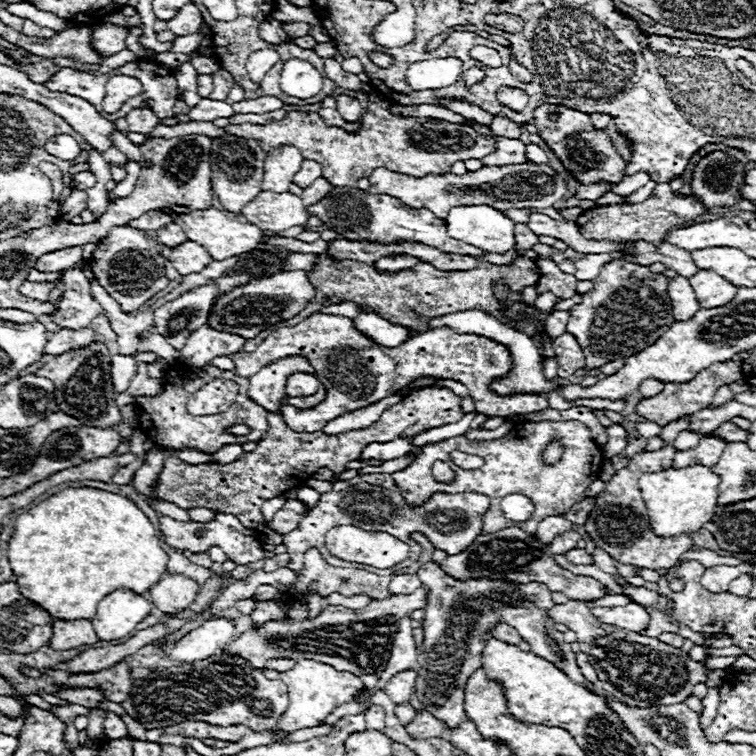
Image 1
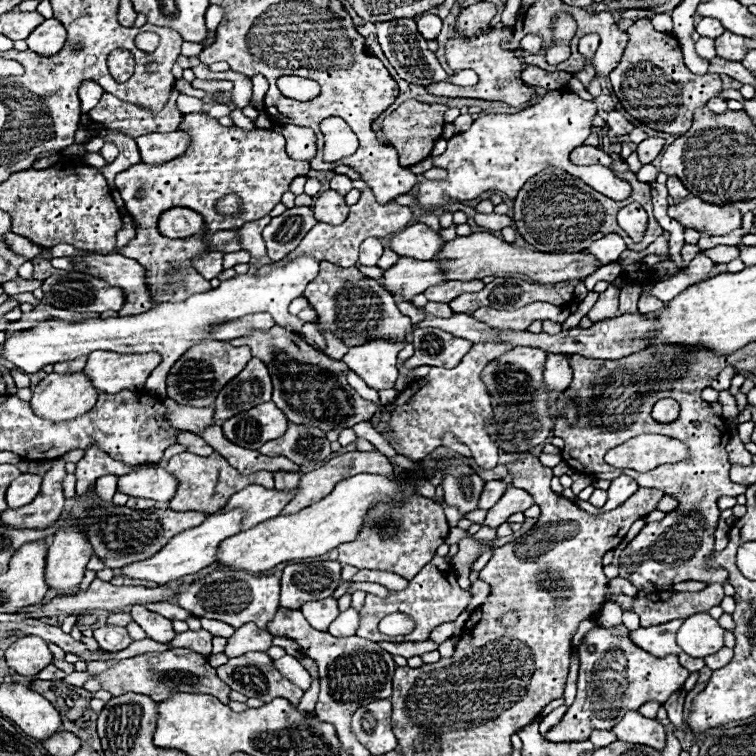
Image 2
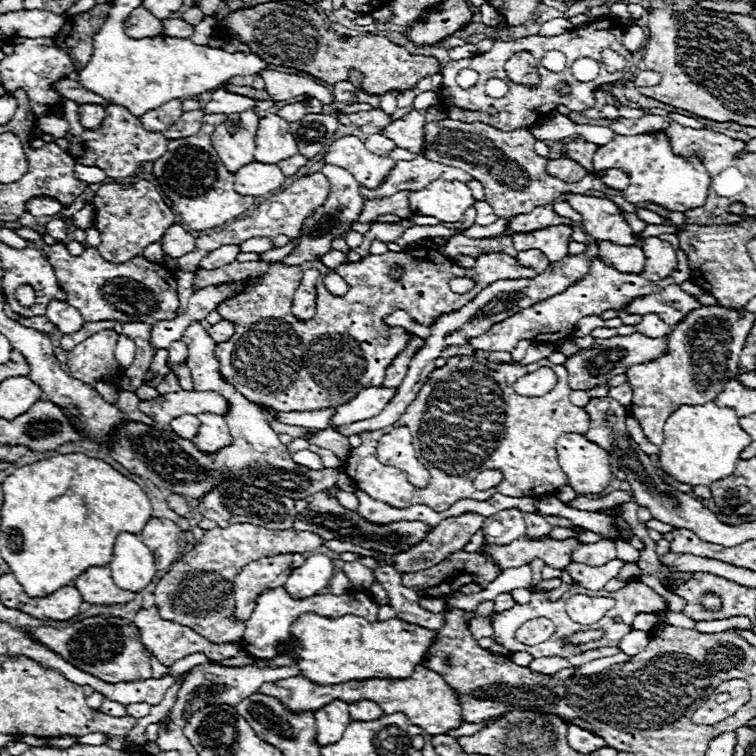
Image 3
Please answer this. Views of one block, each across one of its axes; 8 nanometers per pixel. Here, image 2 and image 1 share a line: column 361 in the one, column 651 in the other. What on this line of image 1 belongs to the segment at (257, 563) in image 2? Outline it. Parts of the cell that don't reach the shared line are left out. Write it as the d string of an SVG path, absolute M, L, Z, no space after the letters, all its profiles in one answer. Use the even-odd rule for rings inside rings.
M706 466L668 468L656 474L644 474L640 478L640 490L646 504L646 514L650 516L652 532L656 532L656 536L670 538L700 530L714 516L718 484L718 476L714 476L714 472L710 472Z

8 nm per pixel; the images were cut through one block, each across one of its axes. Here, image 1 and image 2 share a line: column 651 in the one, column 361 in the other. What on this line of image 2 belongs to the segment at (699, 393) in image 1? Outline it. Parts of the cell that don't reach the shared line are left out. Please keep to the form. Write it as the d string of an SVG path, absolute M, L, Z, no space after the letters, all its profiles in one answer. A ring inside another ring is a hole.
M282 326L270 328L270 332L248 332L238 340L230 340L232 346L250 346L252 356L264 360L274 382L274 404L282 408L294 424L310 424L324 432L352 428L358 422L368 420L376 412L376 404L362 400L354 388L346 382L346 364L342 360L330 360L324 352L314 350L304 342L300 334L286 332Z

